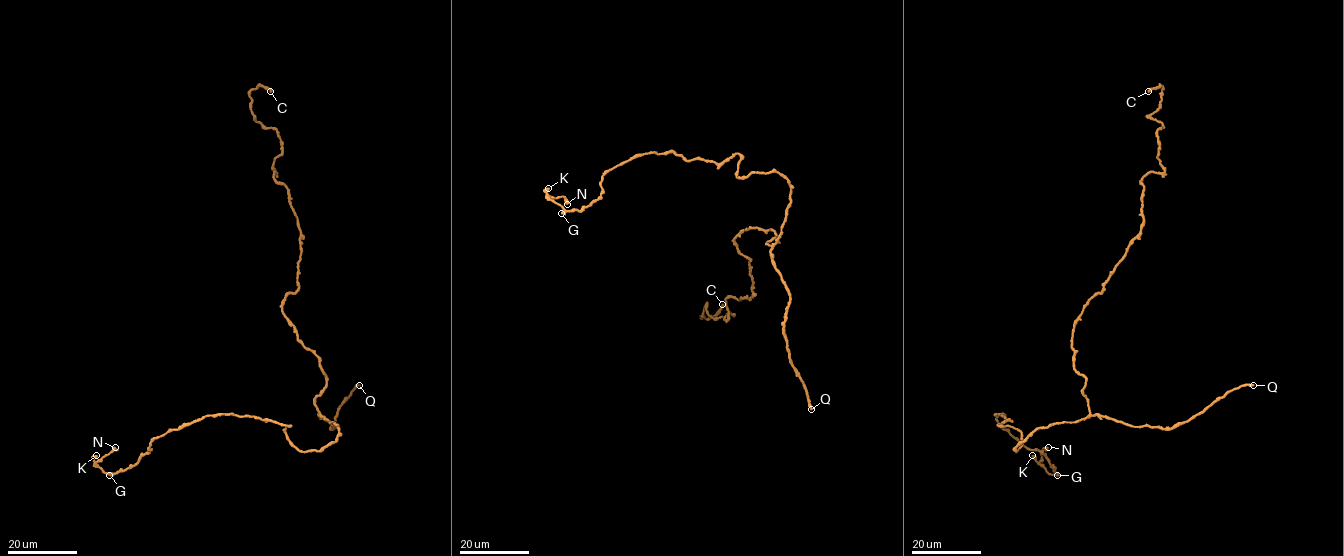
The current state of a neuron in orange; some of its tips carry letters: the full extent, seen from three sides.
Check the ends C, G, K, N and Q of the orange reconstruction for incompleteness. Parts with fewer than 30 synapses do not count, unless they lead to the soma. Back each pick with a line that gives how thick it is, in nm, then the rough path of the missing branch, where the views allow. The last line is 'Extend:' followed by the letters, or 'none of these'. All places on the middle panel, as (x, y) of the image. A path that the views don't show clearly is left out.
Q: 240 nm thick
Extend: Q

